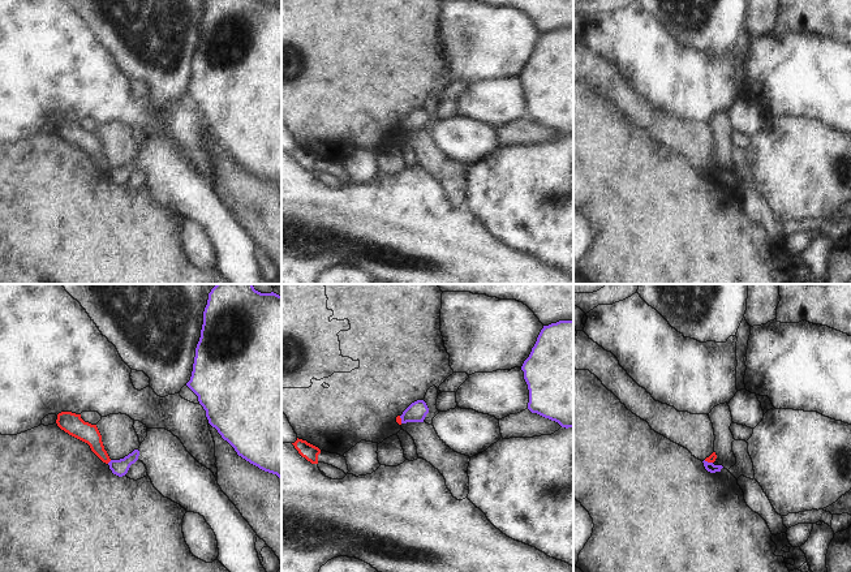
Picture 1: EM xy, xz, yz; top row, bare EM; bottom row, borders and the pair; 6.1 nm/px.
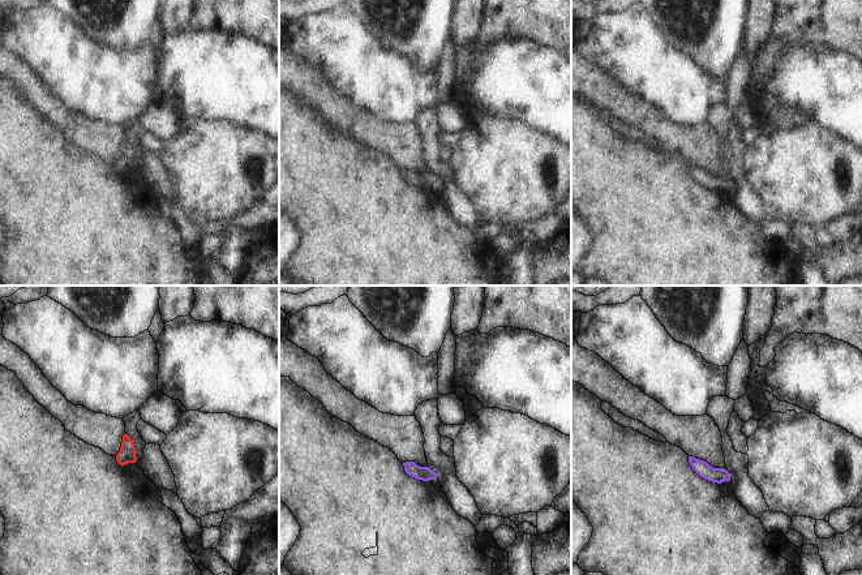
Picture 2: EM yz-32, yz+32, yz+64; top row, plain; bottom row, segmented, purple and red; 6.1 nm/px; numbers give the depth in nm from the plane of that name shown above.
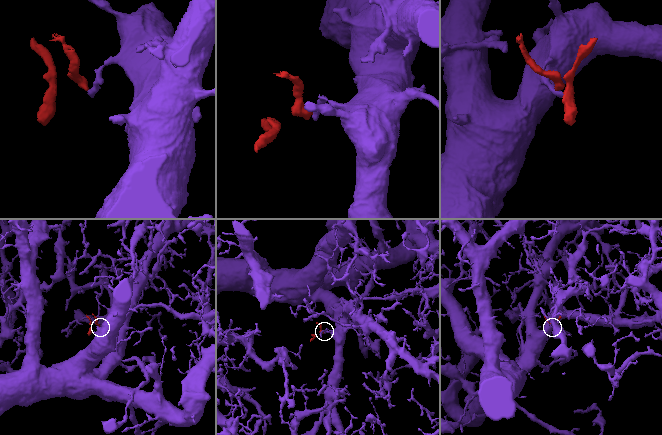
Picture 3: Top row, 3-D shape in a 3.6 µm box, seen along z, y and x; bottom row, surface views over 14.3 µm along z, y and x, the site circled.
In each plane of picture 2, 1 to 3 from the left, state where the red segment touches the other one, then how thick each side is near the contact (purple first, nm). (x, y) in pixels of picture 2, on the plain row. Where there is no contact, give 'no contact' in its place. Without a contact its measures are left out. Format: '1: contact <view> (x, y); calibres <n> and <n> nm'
1: no contact
2: no contact
3: no contact

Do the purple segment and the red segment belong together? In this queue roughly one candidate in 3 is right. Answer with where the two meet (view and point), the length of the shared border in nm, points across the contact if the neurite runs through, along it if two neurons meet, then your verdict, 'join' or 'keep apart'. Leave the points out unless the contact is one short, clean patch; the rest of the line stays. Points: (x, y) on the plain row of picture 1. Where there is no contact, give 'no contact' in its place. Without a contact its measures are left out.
contact xy (110, 170); length 40 nm; border xy (111, 168), (107, 171); keep apart

